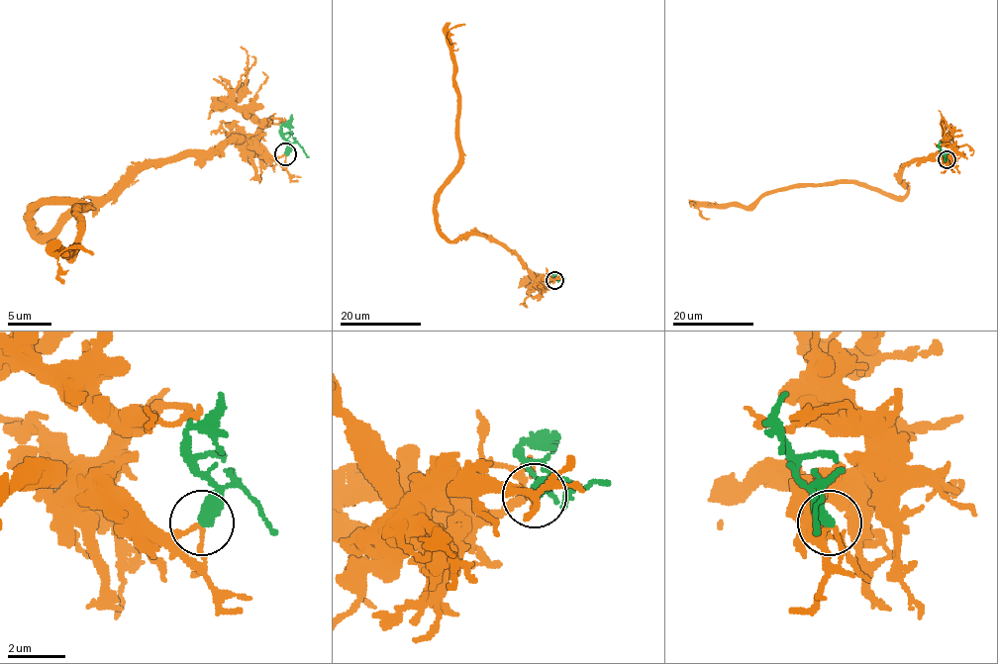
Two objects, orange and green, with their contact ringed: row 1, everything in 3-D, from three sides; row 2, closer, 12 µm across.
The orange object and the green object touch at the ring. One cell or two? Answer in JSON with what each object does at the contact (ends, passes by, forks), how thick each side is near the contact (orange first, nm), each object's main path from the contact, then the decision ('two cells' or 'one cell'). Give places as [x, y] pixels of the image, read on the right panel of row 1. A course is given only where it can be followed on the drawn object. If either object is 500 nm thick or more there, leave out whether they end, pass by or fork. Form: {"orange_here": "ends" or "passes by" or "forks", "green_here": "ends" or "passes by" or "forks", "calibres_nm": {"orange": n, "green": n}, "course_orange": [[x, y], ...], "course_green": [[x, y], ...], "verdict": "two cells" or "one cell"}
{"orange_here": "passes by", "green_here": "ends", "calibres_nm": {"orange": 140, "green": 480}, "course_orange": [[947, 160], [942, 152], [908, 163], [901, 172], [903, 197], [830, 183], [776, 188], [748, 206], [690, 206]], "course_green": [[947, 160], [940, 149], [941, 142]], "verdict": "two cells"}

